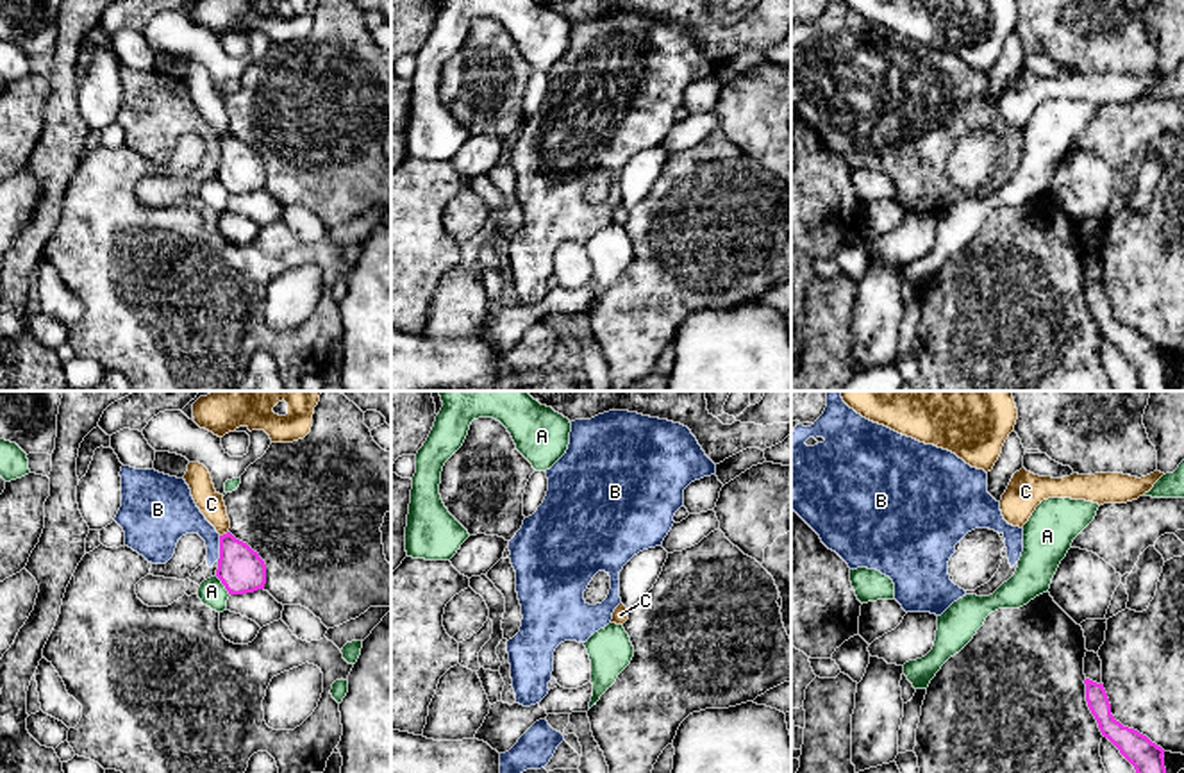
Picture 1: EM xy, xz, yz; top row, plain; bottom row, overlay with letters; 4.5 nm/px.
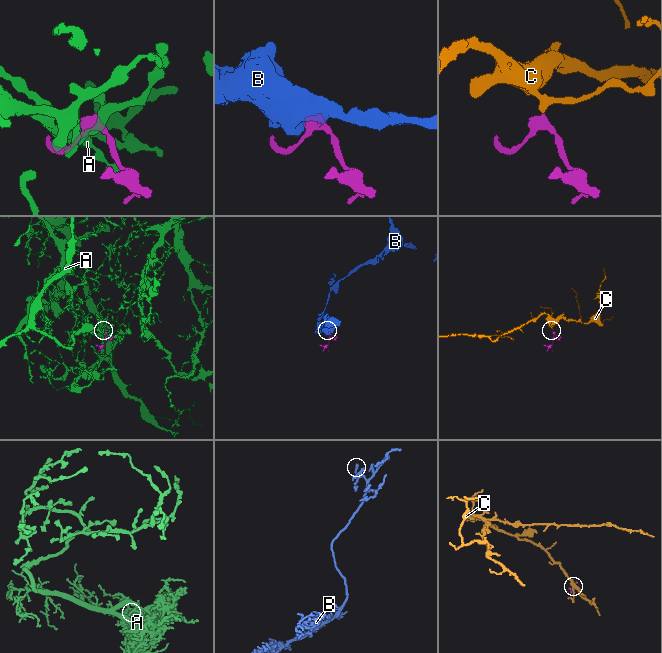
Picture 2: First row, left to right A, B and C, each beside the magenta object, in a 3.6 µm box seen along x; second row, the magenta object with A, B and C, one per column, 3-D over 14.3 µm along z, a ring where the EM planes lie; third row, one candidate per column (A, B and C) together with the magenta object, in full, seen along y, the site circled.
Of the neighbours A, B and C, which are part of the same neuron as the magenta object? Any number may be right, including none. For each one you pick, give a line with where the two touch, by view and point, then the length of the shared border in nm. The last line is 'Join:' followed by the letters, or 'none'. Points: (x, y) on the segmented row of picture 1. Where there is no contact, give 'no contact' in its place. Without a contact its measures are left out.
C: contact xy (224, 534); length 50 nm
Join: C

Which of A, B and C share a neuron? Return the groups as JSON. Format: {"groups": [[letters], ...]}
{"groups": [["A"], ["B"], ["C"]]}

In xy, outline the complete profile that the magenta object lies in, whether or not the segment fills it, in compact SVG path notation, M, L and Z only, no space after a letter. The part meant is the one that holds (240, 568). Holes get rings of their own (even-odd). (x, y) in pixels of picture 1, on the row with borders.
M189 462L184 480L191 489L196 507L220 534L216 577L229 594L264 589L266 564L257 552L229 532L230 519L227 516L223 495L214 489L209 470L200 462Z

